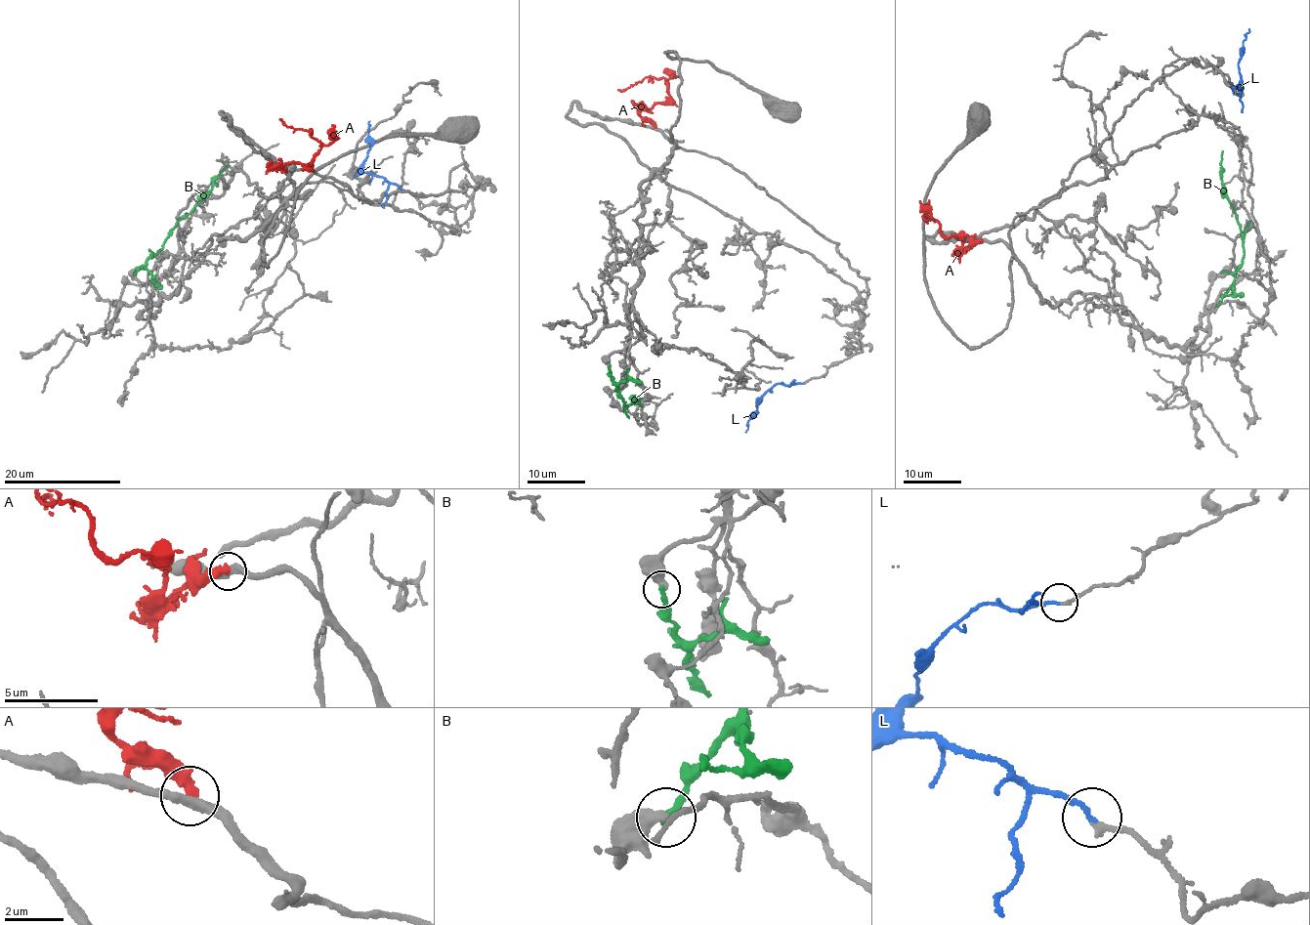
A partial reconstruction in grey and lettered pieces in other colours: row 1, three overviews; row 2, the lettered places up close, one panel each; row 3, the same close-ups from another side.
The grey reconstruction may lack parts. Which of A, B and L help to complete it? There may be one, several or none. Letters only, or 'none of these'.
L

